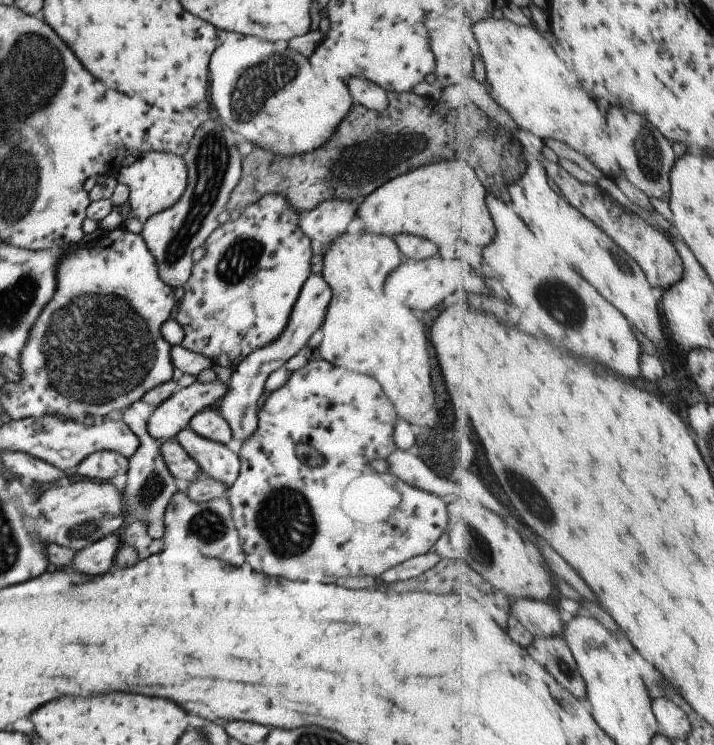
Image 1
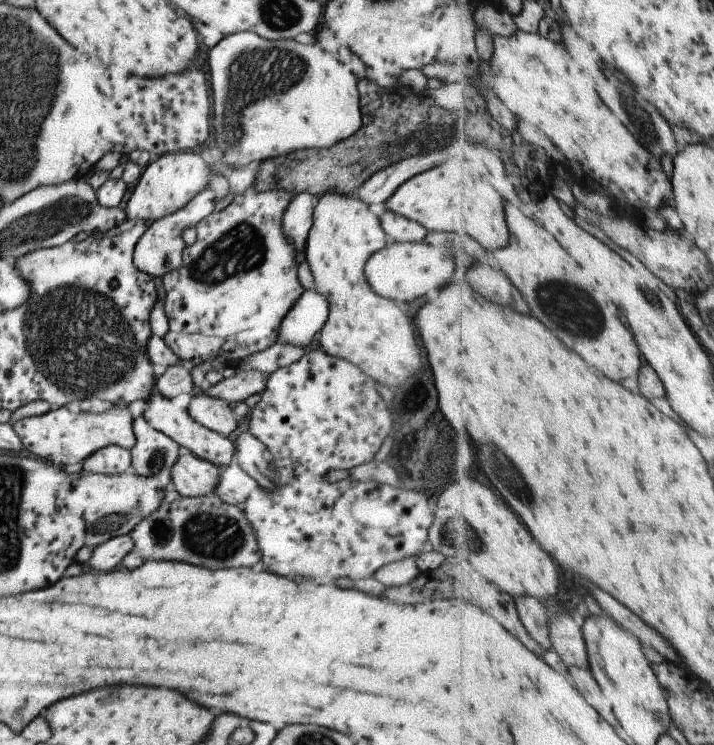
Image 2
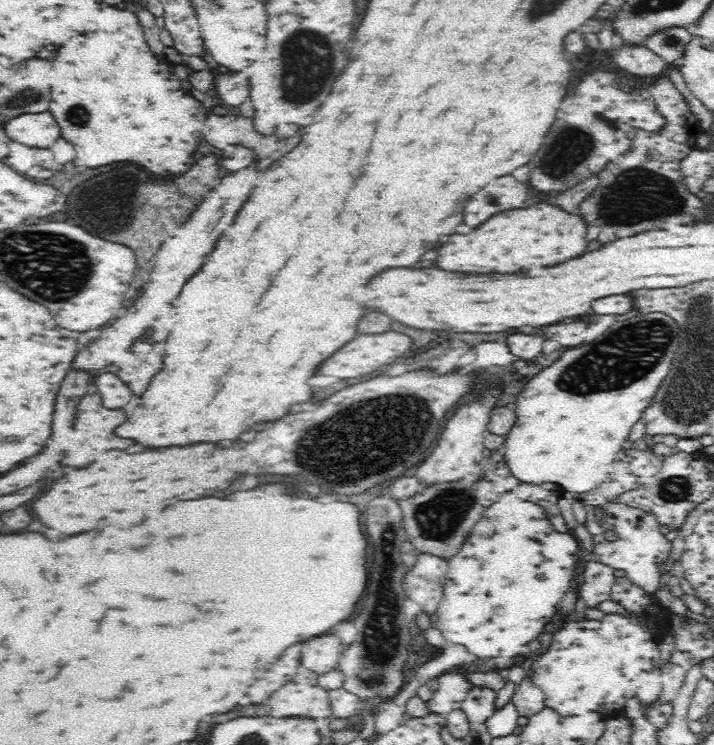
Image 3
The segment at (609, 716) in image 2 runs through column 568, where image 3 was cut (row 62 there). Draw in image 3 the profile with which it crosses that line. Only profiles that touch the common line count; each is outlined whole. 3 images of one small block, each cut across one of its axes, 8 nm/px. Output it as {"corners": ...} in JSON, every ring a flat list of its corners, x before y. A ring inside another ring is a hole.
{"corners":[[670,26,655,29,650,35,642,38,642,44,663,58,667,64,677,62,682,56,684,44,690,40,690,32,682,26]]}

